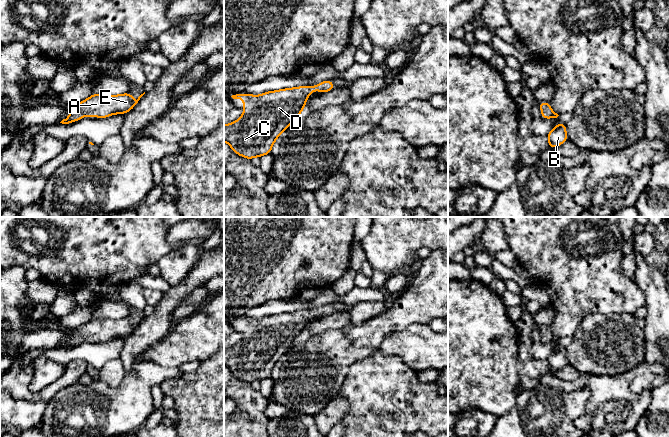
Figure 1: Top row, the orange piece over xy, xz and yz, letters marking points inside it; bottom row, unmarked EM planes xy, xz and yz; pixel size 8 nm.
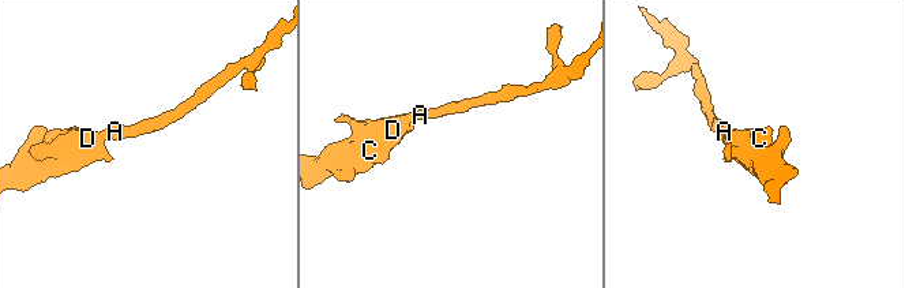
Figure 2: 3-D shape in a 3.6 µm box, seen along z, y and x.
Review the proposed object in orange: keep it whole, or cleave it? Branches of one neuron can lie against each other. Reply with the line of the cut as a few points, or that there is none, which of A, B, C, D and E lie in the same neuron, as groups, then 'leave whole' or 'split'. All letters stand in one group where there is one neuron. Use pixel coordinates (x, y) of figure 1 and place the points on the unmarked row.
no cut | A B C D E | leave whole

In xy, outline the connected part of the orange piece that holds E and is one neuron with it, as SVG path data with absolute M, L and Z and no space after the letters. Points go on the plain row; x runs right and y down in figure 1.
M129 316L122 319L92 318L88 323L72 331L71 338L60 347L73 347L84 340L107 342L113 338L126 338L134 332L144 318L145 316L137 324L134 324Z

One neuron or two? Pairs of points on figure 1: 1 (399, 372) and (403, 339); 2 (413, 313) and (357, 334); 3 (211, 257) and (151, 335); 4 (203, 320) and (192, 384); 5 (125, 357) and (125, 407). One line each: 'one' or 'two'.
1: two
2: one
3: one
4: two
5: two

